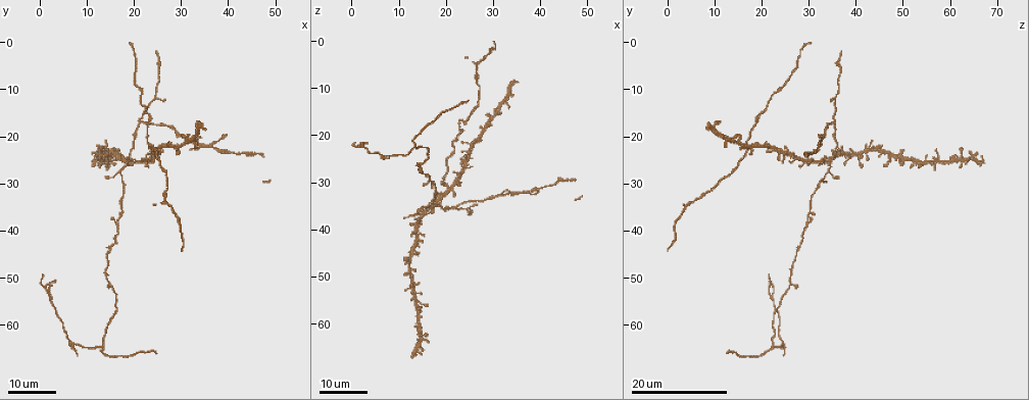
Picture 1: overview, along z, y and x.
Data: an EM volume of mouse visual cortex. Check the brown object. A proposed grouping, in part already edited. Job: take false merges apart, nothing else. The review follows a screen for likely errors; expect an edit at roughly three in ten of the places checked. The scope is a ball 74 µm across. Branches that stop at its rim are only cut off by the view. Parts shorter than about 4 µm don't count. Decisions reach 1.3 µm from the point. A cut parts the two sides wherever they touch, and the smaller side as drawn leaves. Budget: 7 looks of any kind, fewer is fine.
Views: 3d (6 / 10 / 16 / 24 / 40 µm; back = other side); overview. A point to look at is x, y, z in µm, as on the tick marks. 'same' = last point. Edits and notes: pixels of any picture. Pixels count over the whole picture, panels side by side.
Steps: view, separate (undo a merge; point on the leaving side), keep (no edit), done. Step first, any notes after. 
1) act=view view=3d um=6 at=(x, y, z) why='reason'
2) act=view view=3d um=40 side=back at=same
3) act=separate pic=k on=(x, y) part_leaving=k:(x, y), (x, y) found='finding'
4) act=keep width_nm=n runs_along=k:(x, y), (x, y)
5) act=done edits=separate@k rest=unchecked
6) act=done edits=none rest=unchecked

act=view view=3d um=24 at=(21.5, 16.5, 36.0) why='two arms in line, one across'

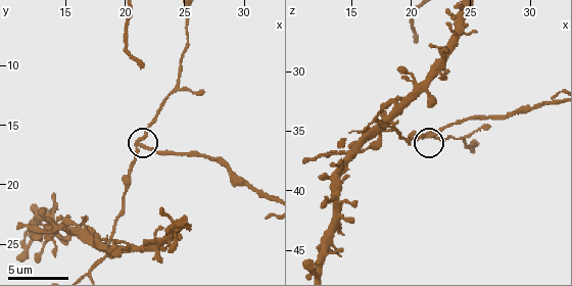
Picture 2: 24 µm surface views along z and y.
act=view view=3d um=10 at=(21.4, 16.6, 35.4)

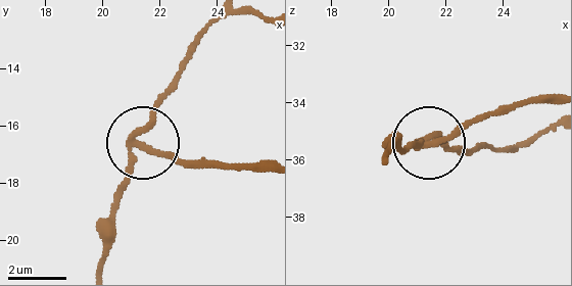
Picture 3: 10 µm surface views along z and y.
act=view view=3d um=6 at=(21.4, 16.7, 35.4)

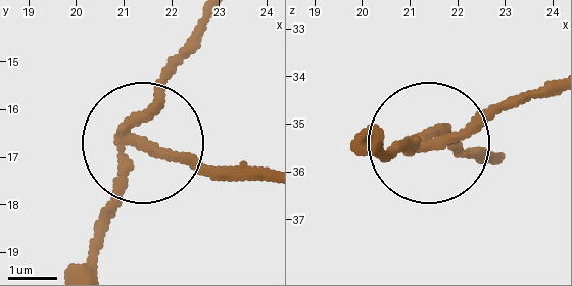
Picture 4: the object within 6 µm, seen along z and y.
act=separate pic=4 on=(193, 155) side_arm_um=18 arms=3 found='a second neuron is stuck on'

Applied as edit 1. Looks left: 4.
act=view view=3d um=24 at=(18.5, 26.0, 34.5)

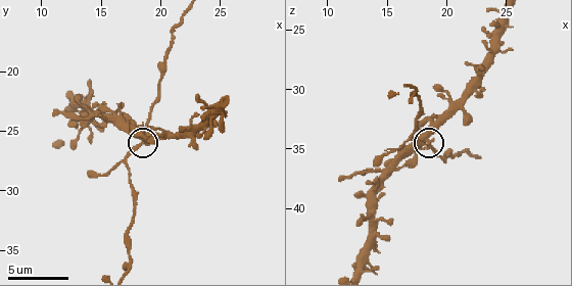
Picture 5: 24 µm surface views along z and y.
act=view view=3d um=6 at=same

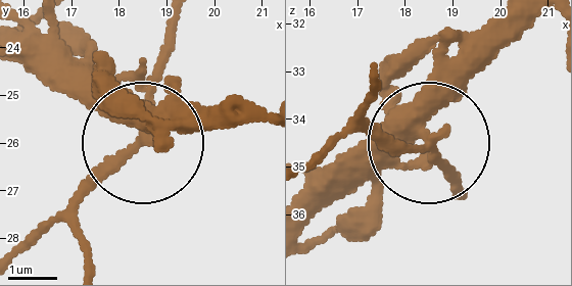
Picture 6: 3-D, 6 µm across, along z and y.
act=keep runs_along=6:(377, 81), (369, 116), (425, 145), (400, 137), (344, 190) found='one neuron here'

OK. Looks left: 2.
act=view view=3d um=6 at=(14.6, 23.4, 37.0) why='four or more arms meet'

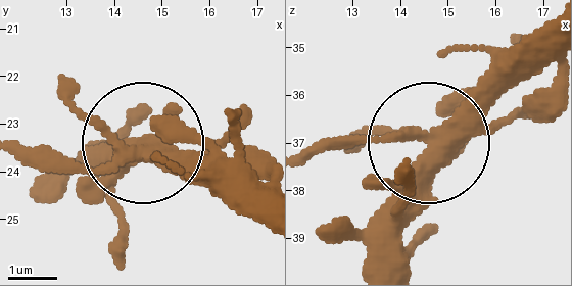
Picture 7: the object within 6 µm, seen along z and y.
act=keep width_nm=400 runs_along=7:(551, 27), (440, 136), (323, 136) found='one neuron here'

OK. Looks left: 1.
act=done edits=separate@4 rest=unchecked

